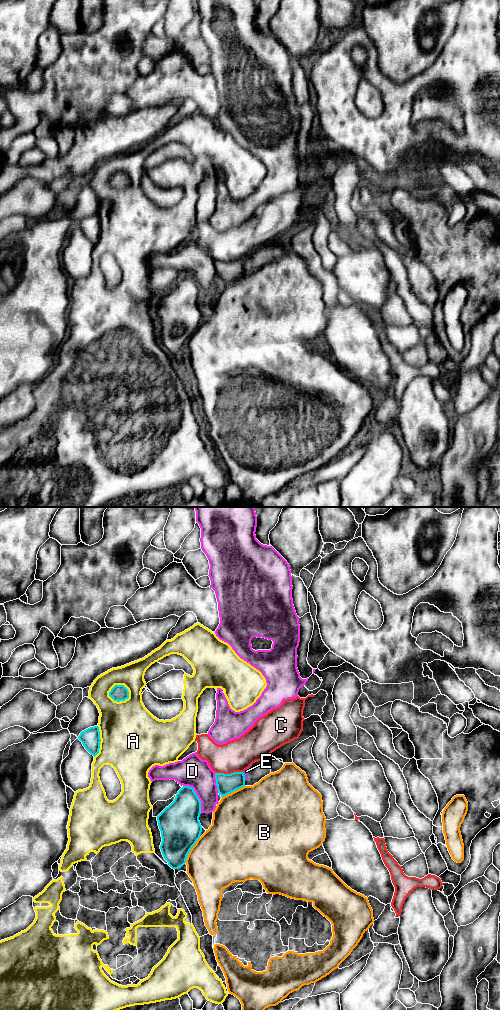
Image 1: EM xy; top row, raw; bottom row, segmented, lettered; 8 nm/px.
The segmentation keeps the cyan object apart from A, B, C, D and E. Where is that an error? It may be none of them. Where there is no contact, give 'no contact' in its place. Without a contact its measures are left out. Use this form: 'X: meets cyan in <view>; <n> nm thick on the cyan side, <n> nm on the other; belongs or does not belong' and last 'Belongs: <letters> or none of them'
A: meets cyan in xy; 130 nm thick on the cyan side, 240 nm on the other; does not belong
B: meets cyan in xy; 320 nm thick on the cyan side, 460 nm on the other; does not belong
C: meets cyan in xy; 160 nm thick on the cyan side, 260 nm on the other; does not belong
D: meets cyan in xy; 300 nm thick on the cyan side, 240 nm on the other; does not belong
E: meets cyan in xy; 160 nm thick on the cyan side, 40 nm on the other; does not belong
Belongs: none of them

